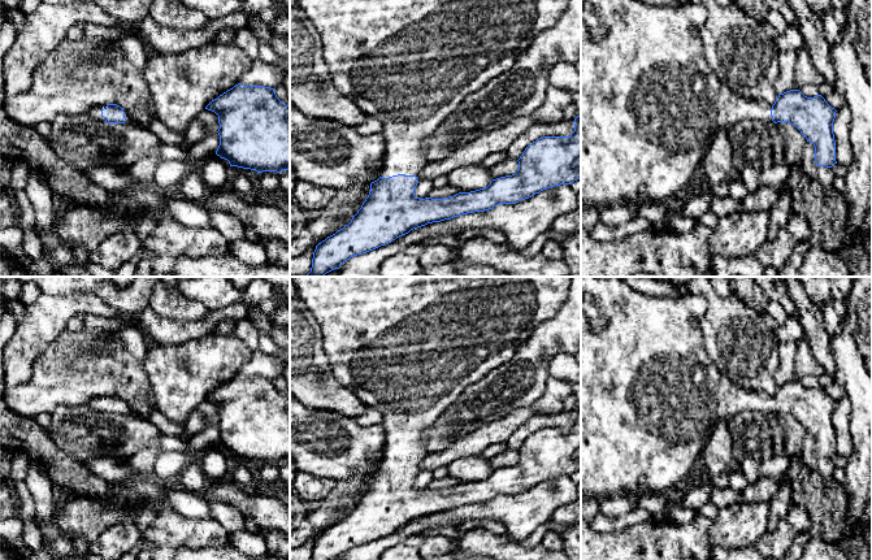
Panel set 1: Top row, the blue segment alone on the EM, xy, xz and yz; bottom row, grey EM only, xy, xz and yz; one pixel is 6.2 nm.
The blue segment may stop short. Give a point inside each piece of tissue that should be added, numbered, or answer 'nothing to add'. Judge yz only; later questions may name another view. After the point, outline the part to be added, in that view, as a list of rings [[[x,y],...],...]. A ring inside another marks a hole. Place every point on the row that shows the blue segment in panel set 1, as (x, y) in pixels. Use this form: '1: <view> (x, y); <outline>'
1: yz (651, 105); [[[581,0],[581,203],[599,210],[613,204],[660,204],[685,188],[711,147],[716,133],[741,121],[759,120],[771,122],[772,105],[763,100],[749,100],[736,95],[724,84],[710,66],[699,31],[706,23],[703,5],[689,1],[681,8],[658,6],[638,0]]]

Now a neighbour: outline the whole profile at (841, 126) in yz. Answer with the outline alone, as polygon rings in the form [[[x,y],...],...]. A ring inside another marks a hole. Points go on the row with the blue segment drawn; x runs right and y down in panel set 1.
[[[846,105],[836,112],[833,122],[833,134],[836,140],[836,161],[849,166],[854,159],[854,151],[850,142],[851,114]]]

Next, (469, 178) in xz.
[[[482,164],[457,168],[447,174],[447,185],[459,188],[461,192],[485,188],[491,181],[491,170]]]

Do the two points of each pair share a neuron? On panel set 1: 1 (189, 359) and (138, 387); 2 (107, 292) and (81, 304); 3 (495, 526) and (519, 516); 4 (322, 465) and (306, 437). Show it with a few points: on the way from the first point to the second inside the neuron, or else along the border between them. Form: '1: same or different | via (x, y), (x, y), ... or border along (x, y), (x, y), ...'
1: different | border along (143, 365), (151, 389)
2: different | border along (66, 294), (95, 294), (118, 311)
3: different | border along (480, 521), (499, 521), (507, 533)
4: same | via (322, 459), (322, 454), (312, 443)

